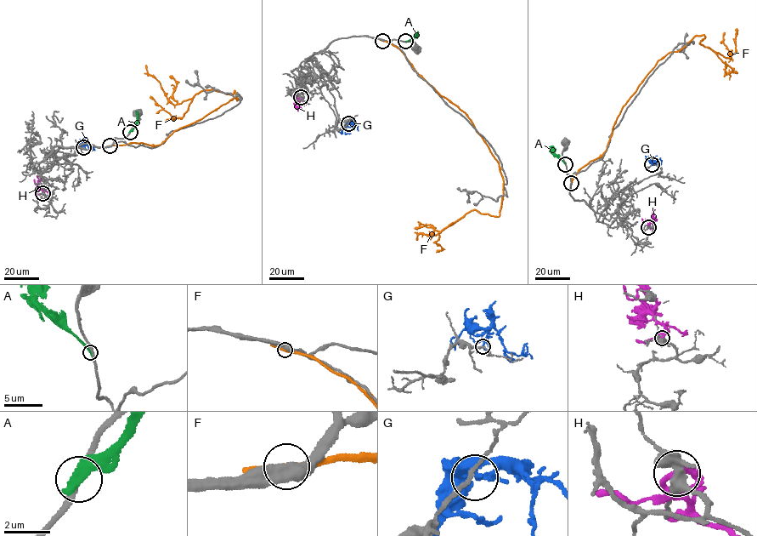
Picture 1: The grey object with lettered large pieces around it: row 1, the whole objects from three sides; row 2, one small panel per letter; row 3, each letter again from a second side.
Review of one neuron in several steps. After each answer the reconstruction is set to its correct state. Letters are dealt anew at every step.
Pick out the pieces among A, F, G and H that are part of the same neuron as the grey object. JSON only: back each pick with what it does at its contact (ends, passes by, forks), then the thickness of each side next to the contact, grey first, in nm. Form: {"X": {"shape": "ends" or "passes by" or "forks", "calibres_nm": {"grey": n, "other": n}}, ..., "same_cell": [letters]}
{"same_cell": []}

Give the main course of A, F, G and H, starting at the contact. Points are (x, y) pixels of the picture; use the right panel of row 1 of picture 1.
A: (565, 163), (553, 152), (551, 145)
F: (572, 183), (604, 153), (624, 105), (658, 61), (703, 35), (700, 44), (731, 59), (721, 42), (724, 32)
G: (652, 164), (650, 162), (662, 161), (660, 157)
H: (648, 227), (655, 209)

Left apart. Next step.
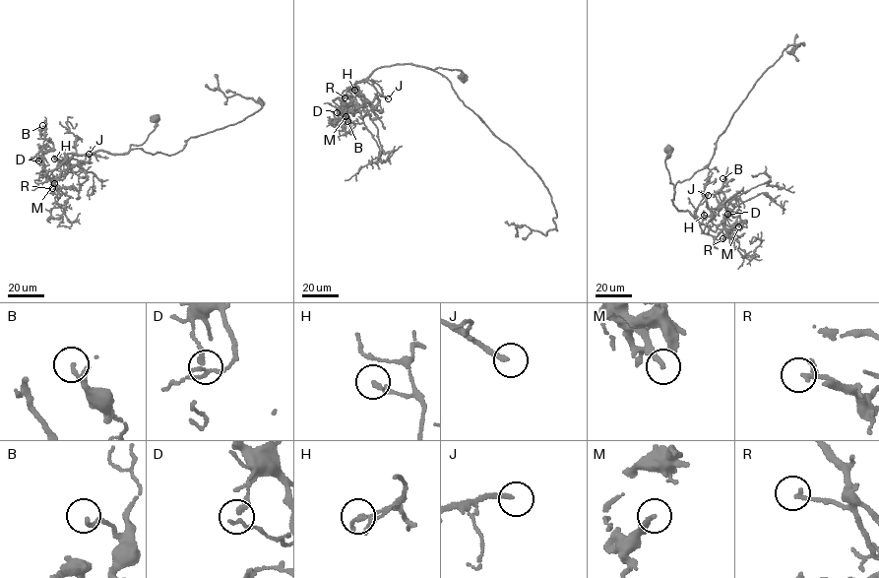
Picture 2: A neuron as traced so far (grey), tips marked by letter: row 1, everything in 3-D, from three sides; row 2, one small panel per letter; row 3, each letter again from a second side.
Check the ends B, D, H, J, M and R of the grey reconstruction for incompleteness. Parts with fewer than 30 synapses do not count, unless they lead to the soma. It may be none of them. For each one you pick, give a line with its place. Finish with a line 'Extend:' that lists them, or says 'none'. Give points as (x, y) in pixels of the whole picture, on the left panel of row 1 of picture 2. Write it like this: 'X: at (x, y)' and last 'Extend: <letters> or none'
J: at (89, 154)
Extend: J

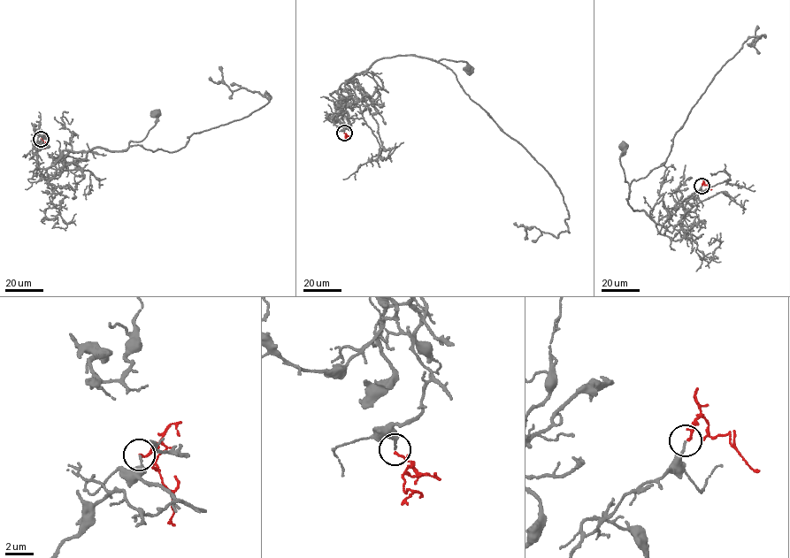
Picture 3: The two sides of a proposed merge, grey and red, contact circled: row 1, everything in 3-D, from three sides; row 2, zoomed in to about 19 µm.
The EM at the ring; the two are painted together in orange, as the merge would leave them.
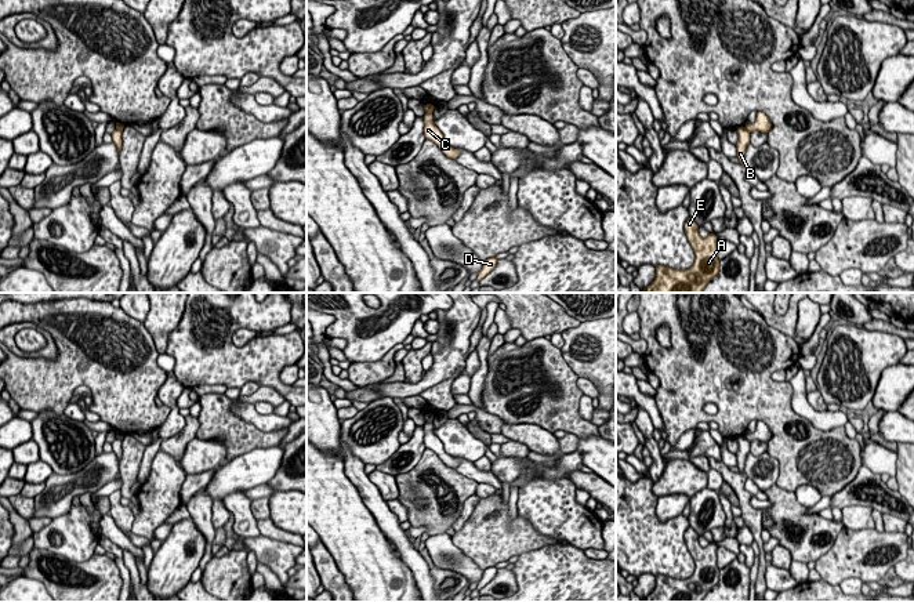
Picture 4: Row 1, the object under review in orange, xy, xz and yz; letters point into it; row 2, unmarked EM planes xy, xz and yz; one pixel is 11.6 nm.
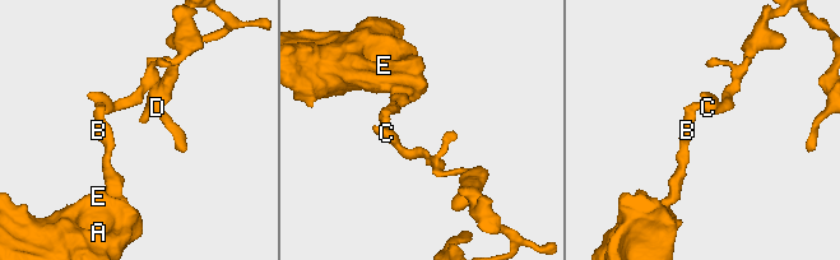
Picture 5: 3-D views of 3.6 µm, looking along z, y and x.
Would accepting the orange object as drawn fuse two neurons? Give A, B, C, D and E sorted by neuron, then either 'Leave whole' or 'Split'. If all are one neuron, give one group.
Groups: A B E / C D. Split

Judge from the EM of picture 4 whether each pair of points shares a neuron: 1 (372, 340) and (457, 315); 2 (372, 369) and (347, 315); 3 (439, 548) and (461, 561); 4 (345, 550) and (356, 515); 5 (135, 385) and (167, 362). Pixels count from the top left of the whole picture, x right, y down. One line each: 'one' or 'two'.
1: two
2: two
3: one
4: one
5: two

